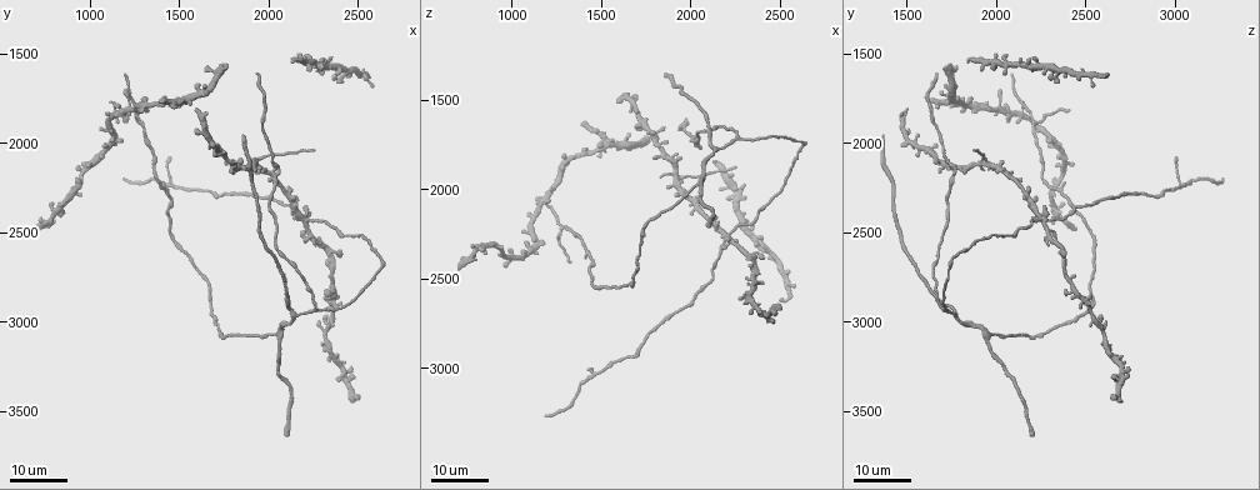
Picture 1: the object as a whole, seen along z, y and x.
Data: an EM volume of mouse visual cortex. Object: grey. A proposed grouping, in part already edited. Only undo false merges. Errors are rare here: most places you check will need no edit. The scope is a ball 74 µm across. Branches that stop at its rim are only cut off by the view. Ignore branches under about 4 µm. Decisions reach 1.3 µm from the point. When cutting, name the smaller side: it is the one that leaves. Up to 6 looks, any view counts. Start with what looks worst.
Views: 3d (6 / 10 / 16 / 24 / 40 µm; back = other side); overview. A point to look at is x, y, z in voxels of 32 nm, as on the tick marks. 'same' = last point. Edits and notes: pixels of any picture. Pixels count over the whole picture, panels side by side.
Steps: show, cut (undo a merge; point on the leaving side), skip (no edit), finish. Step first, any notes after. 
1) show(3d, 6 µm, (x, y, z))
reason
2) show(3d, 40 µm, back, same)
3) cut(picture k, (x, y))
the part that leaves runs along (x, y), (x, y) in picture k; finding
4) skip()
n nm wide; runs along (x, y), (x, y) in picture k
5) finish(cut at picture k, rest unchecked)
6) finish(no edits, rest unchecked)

show(3d, 24 µm, (1940, 2100, 1940))
thin arm on a thick one

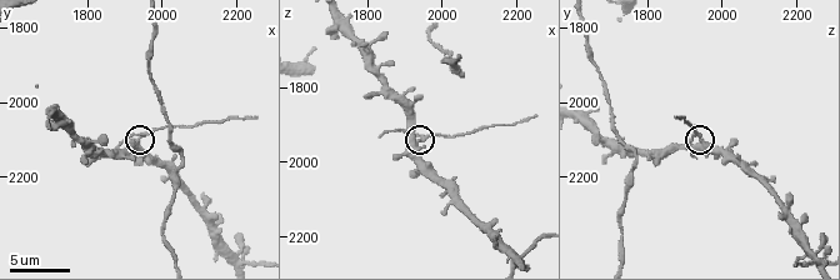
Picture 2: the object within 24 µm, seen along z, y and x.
show(3d, 6 µm, (1940, 2080, 1930))

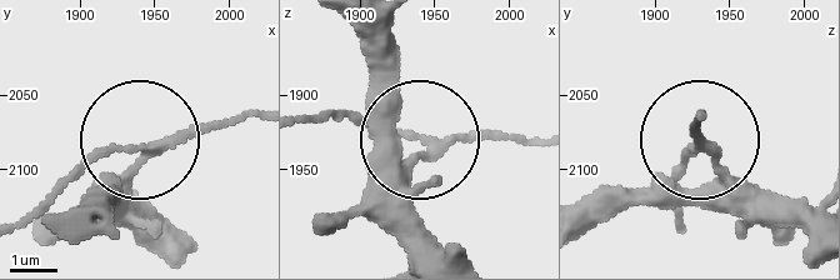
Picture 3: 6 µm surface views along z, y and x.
show(3d, 6 µm, back, (1944, 2082, 1930))

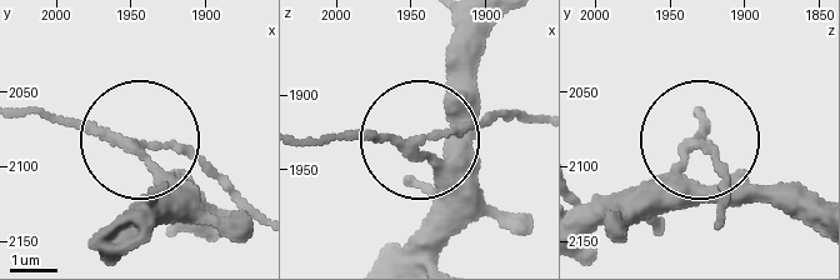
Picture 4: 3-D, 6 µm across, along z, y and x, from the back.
cut(picture 4, (196, 151))
160 nm wide; the part that leaves runs along (130, 143), (26, 110) in picture 4; two neurons meet here

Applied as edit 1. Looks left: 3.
show(overview)

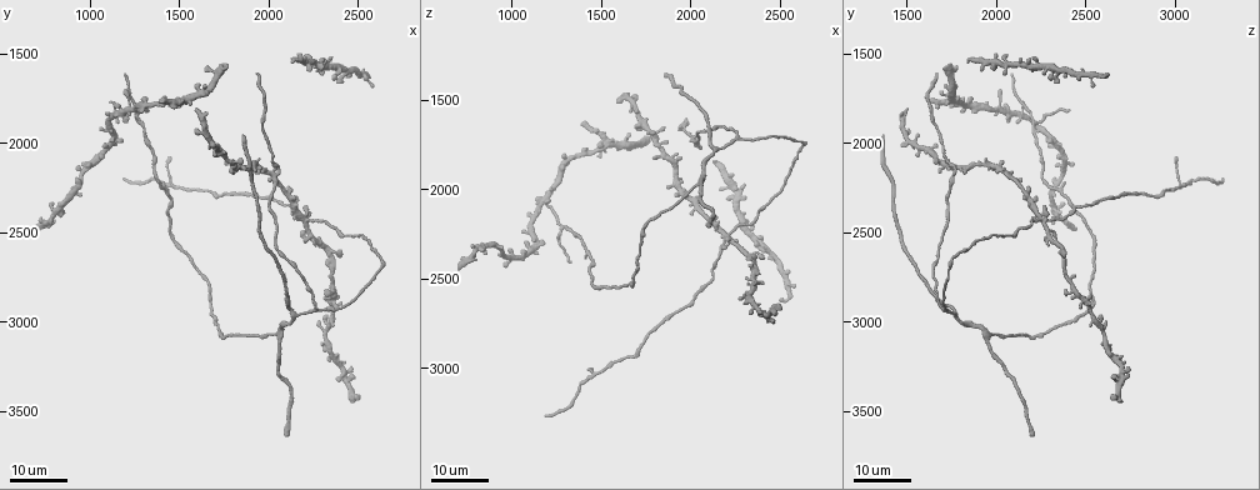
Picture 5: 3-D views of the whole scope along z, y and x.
show(3d, 16 µm, (1300, 1880, 2200))
three-way junction

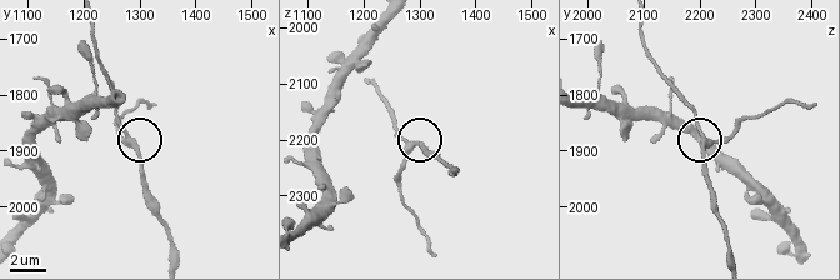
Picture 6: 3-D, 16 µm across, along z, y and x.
show(3d, 10 µm, (1275, 1880, 2210))

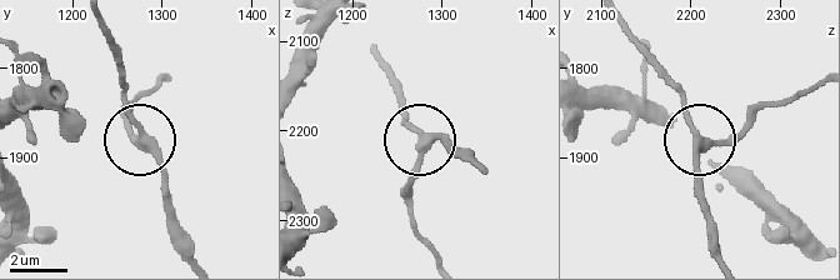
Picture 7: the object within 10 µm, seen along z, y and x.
skip()
3 arms; runs along (720, 258), (696, 150), (703, 140), (725, 140), (751, 116) in picture 7; continuous, no second neuron

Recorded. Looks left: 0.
finish(cut at picture 4, rest unchecked)

